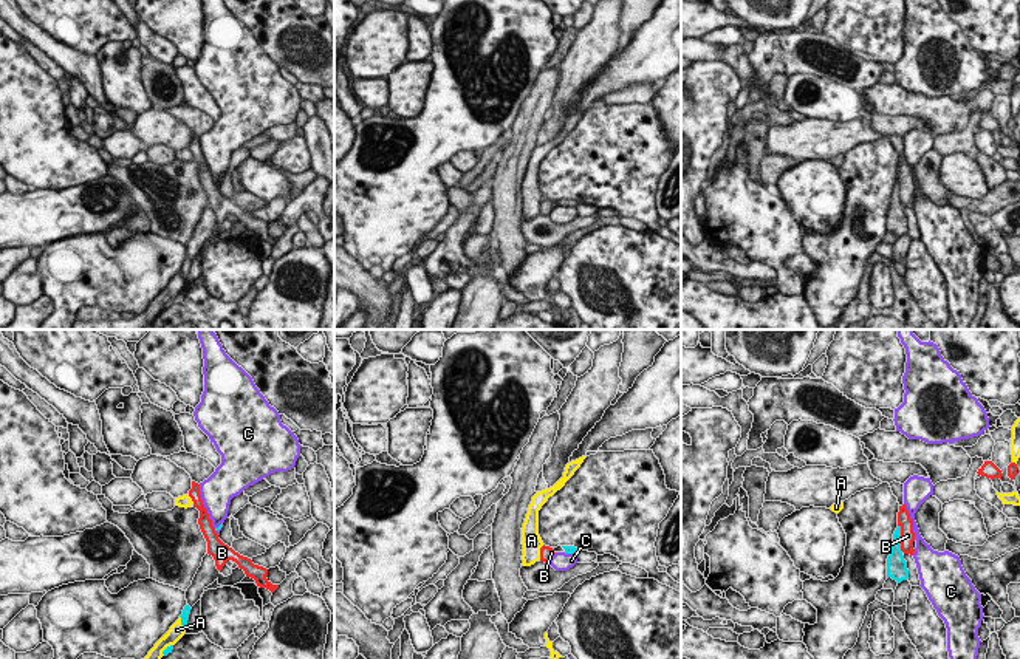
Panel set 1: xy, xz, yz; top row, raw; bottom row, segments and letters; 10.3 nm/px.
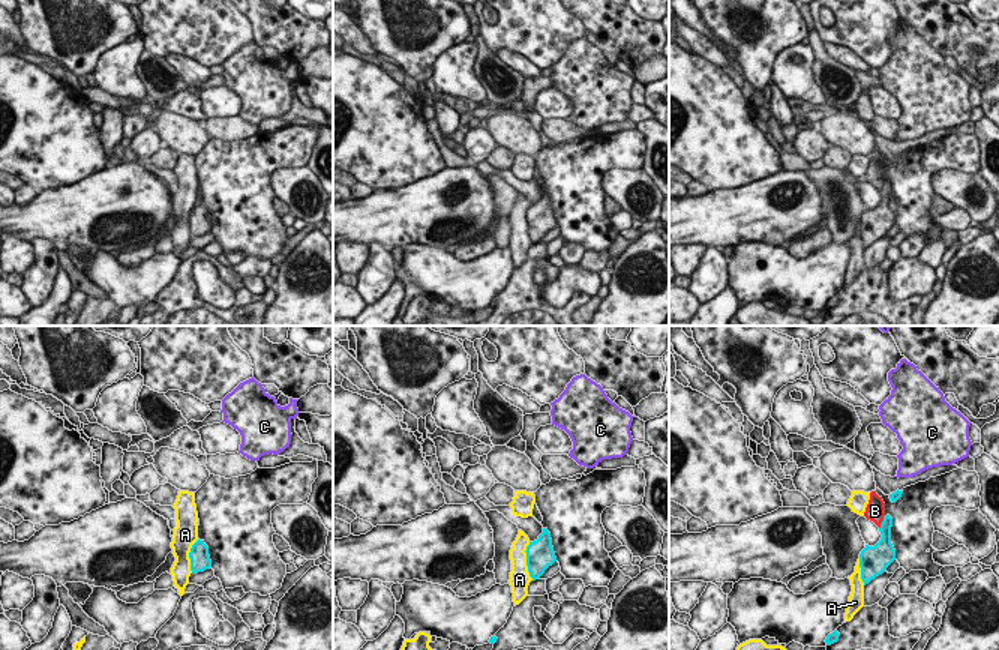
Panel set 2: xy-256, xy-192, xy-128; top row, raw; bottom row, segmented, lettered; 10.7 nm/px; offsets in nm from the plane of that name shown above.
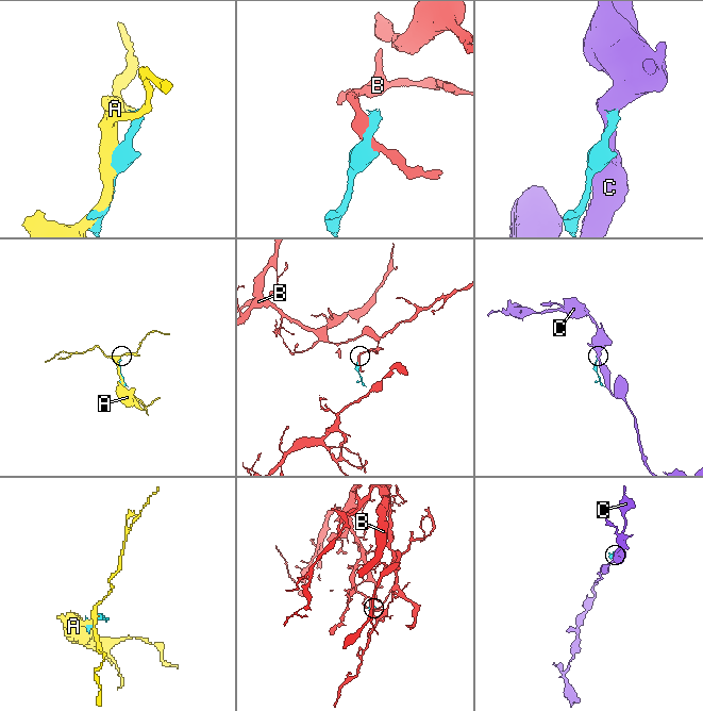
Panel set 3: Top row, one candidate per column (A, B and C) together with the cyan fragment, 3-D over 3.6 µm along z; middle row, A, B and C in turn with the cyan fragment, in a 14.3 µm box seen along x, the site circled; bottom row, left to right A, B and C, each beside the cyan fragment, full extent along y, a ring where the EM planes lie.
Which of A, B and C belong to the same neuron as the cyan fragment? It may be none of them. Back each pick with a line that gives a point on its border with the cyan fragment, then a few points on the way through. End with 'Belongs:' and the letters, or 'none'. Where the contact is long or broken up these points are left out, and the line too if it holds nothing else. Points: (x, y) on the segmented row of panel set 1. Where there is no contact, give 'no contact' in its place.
Belongs: none

